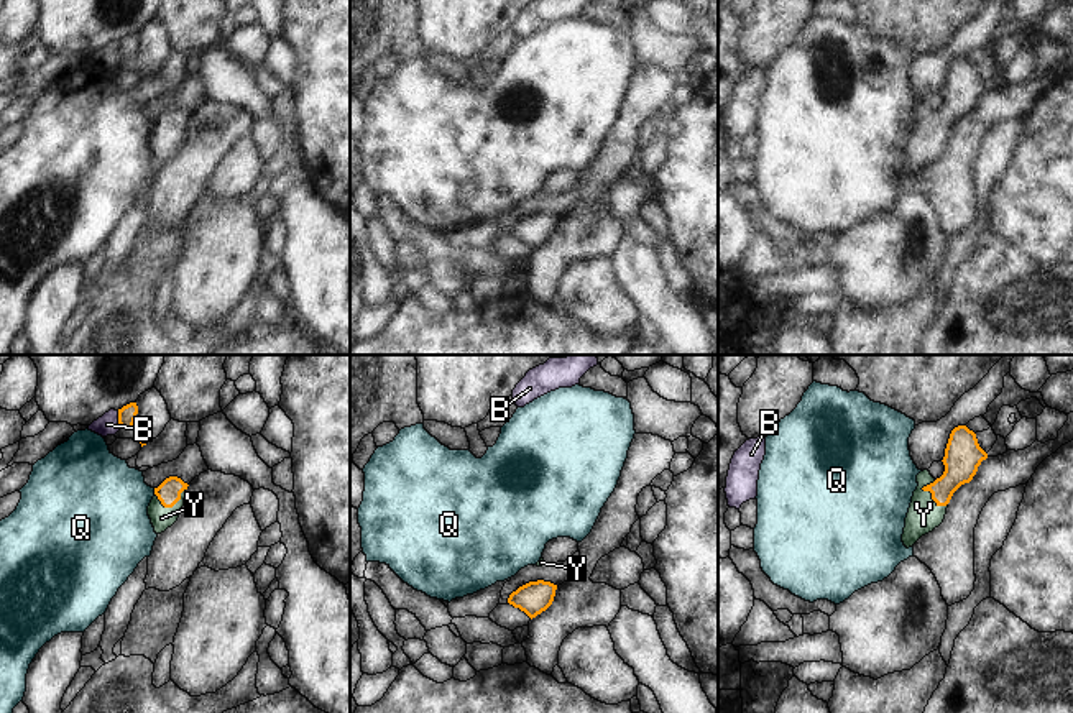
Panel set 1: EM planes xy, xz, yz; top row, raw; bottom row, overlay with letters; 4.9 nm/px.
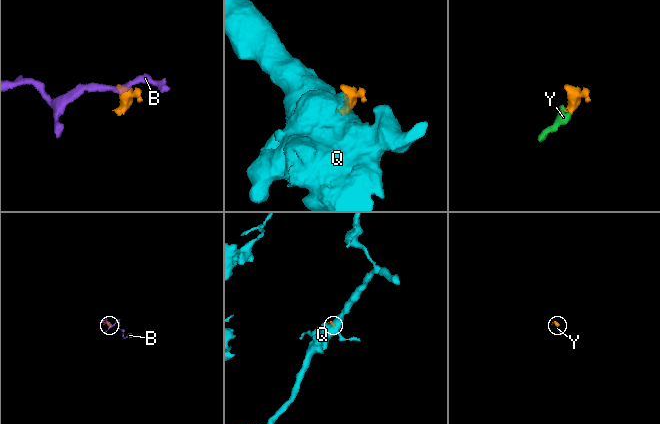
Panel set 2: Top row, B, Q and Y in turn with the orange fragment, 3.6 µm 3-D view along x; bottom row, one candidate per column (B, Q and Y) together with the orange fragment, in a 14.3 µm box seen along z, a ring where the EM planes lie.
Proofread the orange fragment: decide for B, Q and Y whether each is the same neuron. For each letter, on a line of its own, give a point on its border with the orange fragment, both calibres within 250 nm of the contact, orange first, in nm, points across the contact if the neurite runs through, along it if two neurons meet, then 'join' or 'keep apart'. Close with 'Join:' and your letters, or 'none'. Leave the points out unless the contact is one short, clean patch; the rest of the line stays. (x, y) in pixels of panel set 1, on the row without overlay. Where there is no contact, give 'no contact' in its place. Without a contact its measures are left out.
B: contact xy (119, 51); calibres 90 and 100 nm; border xy (117, 43), (120, 59); keep apart
Q: contact xy (155, 124); calibres 110 and 420 nm; border xy (153, 120), (155, 125); keep apart
Y: contact yz (932, 130); calibres 180 and 160 nm; way yz (962, 91), (957, 105), (932, 130), (924, 147); join
Join: Y

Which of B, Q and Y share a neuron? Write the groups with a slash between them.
B / Q / Y

